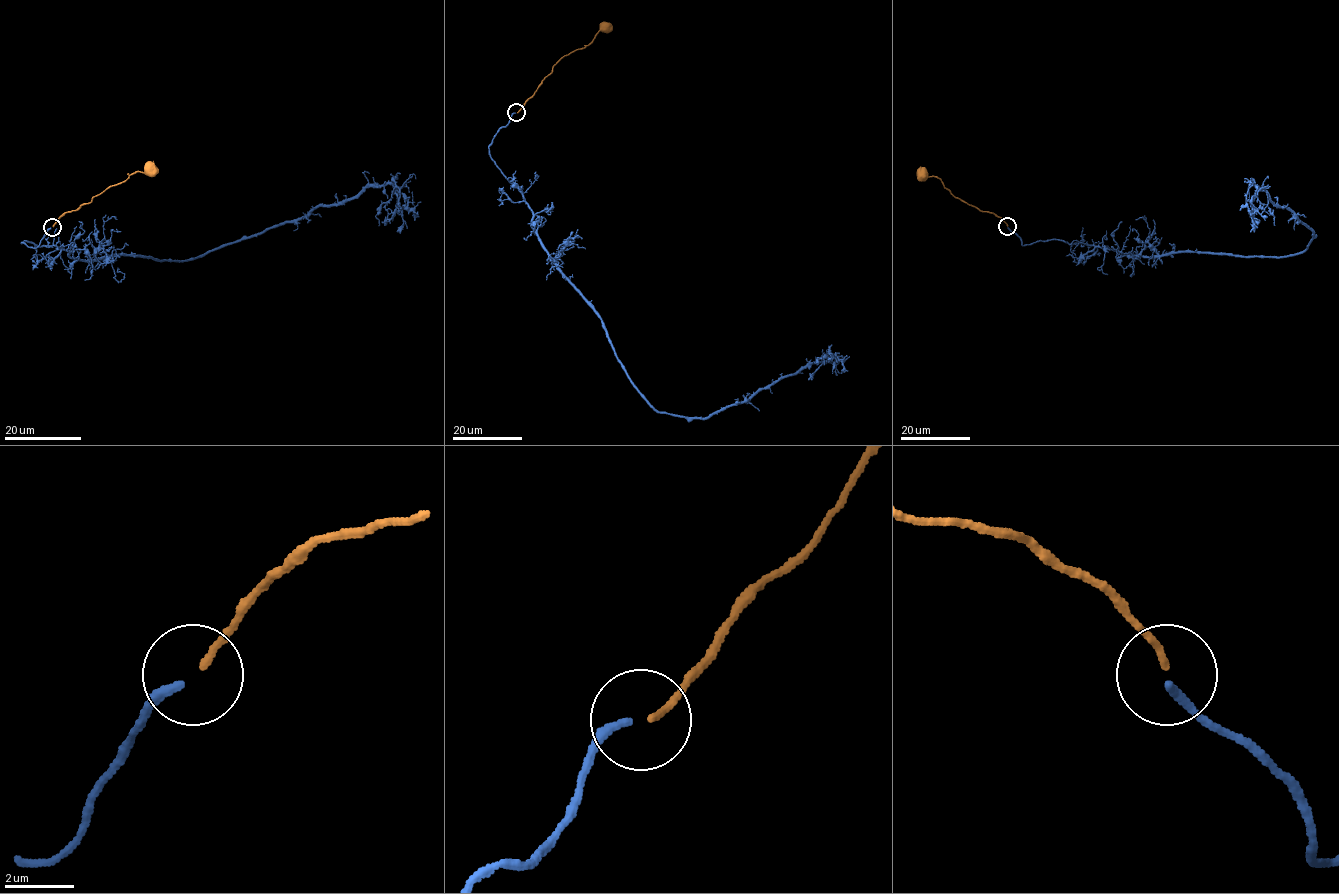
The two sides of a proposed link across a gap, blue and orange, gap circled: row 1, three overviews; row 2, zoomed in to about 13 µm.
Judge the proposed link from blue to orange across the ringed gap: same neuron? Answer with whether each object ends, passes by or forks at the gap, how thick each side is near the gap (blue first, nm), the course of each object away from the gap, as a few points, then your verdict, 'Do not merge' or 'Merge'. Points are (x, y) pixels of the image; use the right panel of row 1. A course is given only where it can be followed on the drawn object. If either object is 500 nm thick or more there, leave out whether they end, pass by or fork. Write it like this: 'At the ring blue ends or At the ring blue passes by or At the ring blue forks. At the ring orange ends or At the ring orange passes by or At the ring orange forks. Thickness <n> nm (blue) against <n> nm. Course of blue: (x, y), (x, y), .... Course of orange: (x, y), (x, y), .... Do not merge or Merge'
At the ring blue ends. At the ring orange ends. Thickness 240 nm (blue) against 200 nm. Course of blue: (1008, 227), (1022, 245), (1149, 257), (1301, 253), (1313, 233), (1257, 188), (1260, 214), (1266, 194). Course of orange: (1008, 226), (994, 214), (980, 211), (963, 201), (937, 177), (922, 175). Merge

